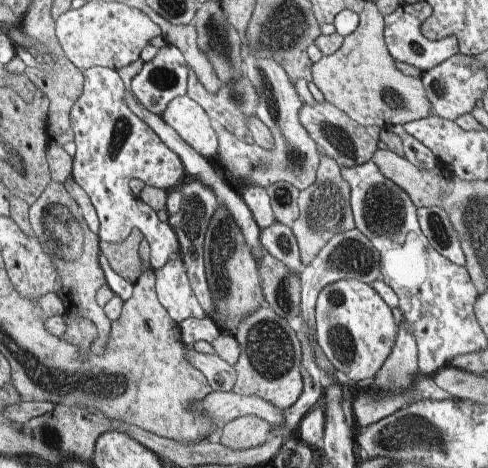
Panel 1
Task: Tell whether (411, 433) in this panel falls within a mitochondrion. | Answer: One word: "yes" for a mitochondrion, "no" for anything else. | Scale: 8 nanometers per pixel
yes

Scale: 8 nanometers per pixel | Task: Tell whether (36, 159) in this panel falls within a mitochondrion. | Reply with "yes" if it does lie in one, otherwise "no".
no

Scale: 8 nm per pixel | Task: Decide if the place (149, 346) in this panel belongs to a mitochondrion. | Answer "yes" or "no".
no

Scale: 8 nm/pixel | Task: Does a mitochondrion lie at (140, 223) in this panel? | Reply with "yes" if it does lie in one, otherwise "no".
no

